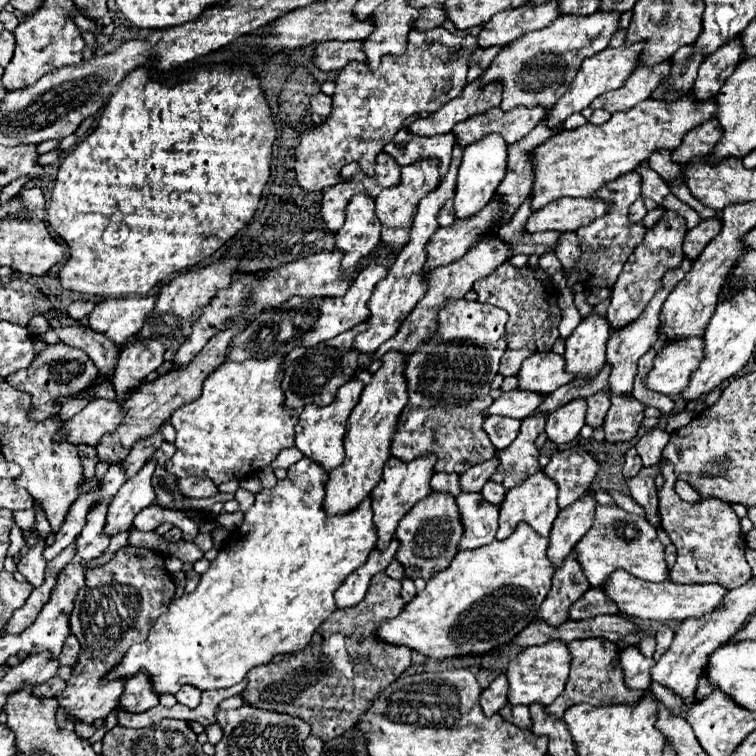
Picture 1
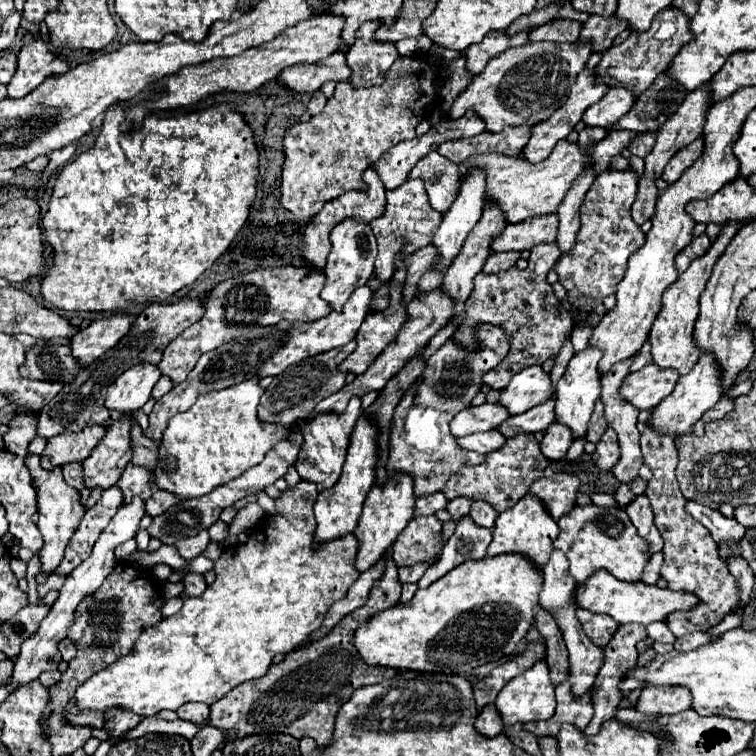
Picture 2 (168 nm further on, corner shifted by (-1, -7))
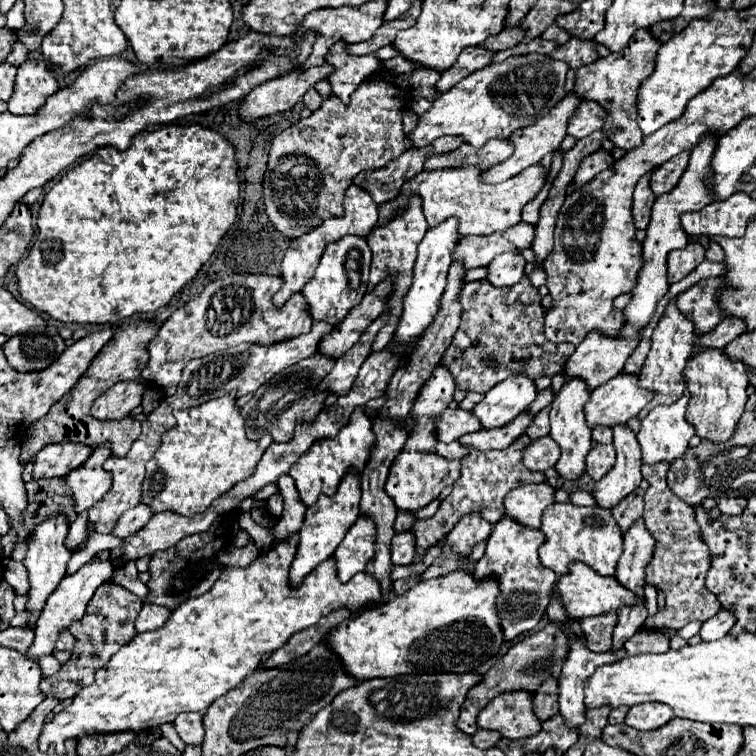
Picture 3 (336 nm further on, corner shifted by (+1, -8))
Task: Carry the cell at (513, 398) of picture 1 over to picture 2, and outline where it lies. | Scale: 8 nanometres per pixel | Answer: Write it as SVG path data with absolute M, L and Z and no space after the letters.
M483 403L479 407L467 407L451 419L451 433L455 437L465 437L479 431L491 431L509 417L507 409L495 403Z

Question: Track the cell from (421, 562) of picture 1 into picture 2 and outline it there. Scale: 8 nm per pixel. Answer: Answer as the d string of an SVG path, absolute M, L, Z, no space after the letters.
M435 515L413 519L393 543L393 561L397 561L397 567L437 561L441 553L441 527L443 523Z

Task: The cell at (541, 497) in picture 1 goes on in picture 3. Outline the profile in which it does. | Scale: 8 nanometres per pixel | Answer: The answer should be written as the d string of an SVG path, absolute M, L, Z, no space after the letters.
M505 516L495 526L487 540L487 548L483 558L475 566L475 578L483 578L487 574L495 574L501 586L501 594L497 600L499 616L503 618L503 634L505 640L511 640L523 632L533 630L541 618L543 608L547 606L547 592L551 590L551 584L557 580L555 572L545 568L539 560L539 546L545 542L545 536L541 530L525 528L517 520Z

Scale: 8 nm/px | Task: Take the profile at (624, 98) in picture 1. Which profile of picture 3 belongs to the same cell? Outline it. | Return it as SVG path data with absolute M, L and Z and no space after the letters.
M583 100L575 110L567 126L567 132L575 138L585 138L595 130L601 130L605 120L607 120L607 110L601 104L597 104L595 100Z

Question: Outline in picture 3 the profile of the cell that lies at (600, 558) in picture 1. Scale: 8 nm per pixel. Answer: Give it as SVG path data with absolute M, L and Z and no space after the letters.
M571 502L553 504L547 508L547 512L543 512L541 530L545 532L547 540L539 548L539 558L557 576L569 574L569 564L573 562L585 562L603 576L615 576L617 562L623 554L623 532L607 508L585 508Z

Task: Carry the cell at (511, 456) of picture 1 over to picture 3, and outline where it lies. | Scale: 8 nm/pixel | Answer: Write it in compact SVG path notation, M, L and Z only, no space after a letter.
M523 434L519 440L515 440L505 450L471 452L469 456L461 458L461 476L453 484L451 494L445 498L445 502L441 502L437 514L433 518L429 518L429 520L419 520L415 524L415 528L411 528L413 534L415 534L415 538L417 538L417 558L415 558L415 562L425 554L425 550L429 546L433 546L435 542L439 542L445 534L449 534L451 528L459 522L459 518L463 514L479 512L487 522L495 524L495 522L499 522L505 516L503 500L505 500L505 496L513 488L545 480L543 472L533 472L533 470L527 470L523 466L523 450L525 450L527 444L529 444L529 438Z

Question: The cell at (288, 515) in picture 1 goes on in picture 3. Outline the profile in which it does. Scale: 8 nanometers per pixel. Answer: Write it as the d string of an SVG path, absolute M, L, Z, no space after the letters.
M295 532L287 540L273 542L269 552L261 552L245 568L225 566L209 592L199 598L185 600L161 628L137 634L115 656L111 656L103 670L95 674L93 684L85 686L63 712L55 714L53 720L43 726L43 732L39 736L39 750L45 752L55 742L81 738L85 734L105 734L121 730L141 732L153 726L161 726L165 722L173 722L179 712L203 714L213 700L243 684L243 680L259 668L263 654L279 650L291 634L317 624L319 618L327 616L335 608L347 606L351 612L357 612L359 608L381 600L379 584L365 572L356 574L347 584L339 582L335 566L337 562L333 558L321 562L311 574L303 578L299 586L291 586L289 568L295 558L297 544L299 534Z

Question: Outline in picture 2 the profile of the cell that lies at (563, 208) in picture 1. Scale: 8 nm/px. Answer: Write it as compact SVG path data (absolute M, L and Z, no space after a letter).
M541 215L525 219L517 225L507 225L501 235L493 237L491 251L523 251L531 249L537 243L553 243L557 237L557 215Z

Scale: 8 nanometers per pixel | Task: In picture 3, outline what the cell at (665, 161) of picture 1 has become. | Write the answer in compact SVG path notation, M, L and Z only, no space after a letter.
M641 28L631 38L631 44L623 48L621 52L613 52L607 58L599 58L577 70L575 92L579 92L583 100L597 100L599 104L603 104L603 108L607 108L609 118L603 130L607 132L607 138L617 148L633 150L643 144L643 132L637 124L637 94L639 94L641 82L647 76L651 76L651 72L655 70L659 48L661 48L661 42L651 34L651 30Z

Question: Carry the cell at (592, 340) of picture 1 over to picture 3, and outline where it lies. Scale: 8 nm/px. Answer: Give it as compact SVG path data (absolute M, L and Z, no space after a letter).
M571 378L569 382L565 382L559 390L559 394L555 396L553 404L551 404L551 412L549 412L549 420L551 420L551 438L557 440L557 444L561 446L561 458L555 464L557 472L563 478L579 478L585 470L585 456L591 450L591 428L585 422L585 414L583 414L583 406L589 400L591 390L587 388L585 380L581 378Z

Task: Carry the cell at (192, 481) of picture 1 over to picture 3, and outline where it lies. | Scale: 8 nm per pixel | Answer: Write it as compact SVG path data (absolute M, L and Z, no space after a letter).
M139 504L131 510L127 510L121 518L119 518L119 524L115 526L115 536L119 538L127 538L131 534L135 534L139 528L143 528L153 516L153 510L147 506L147 504Z

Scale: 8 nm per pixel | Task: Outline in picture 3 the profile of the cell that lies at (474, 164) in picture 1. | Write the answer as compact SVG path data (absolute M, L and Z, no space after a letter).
M451 216L449 220L441 222L439 226L427 230L423 242L419 244L417 262L415 262L415 268L413 268L413 284L411 284L409 292L405 294L403 316L401 316L399 328L395 330L395 342L405 344L407 346L407 354L413 350L417 336L421 336L423 330L435 318L435 312L439 308L439 296L443 294L443 288L447 286L447 272L449 272L449 266L453 262L453 252L457 248L455 244L459 244L459 240L461 240L461 236L459 236L459 220Z

